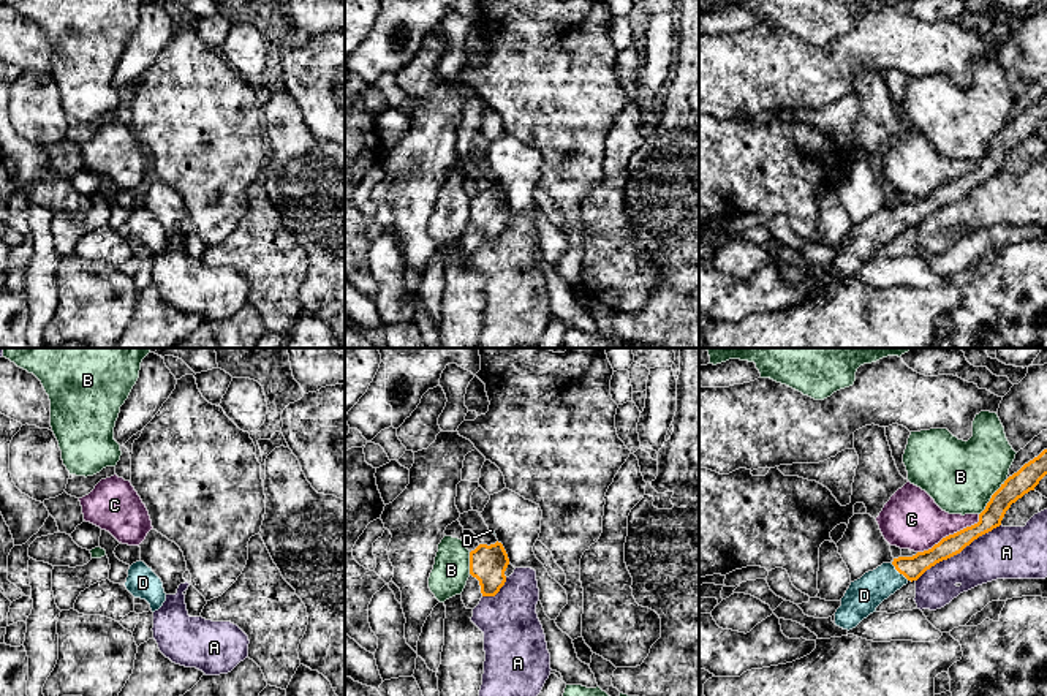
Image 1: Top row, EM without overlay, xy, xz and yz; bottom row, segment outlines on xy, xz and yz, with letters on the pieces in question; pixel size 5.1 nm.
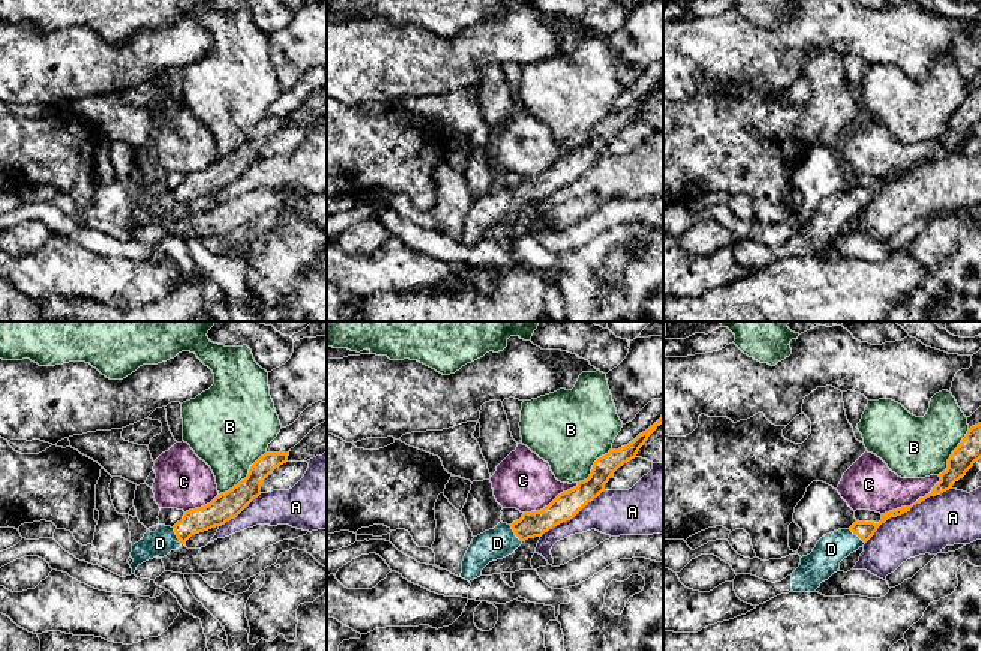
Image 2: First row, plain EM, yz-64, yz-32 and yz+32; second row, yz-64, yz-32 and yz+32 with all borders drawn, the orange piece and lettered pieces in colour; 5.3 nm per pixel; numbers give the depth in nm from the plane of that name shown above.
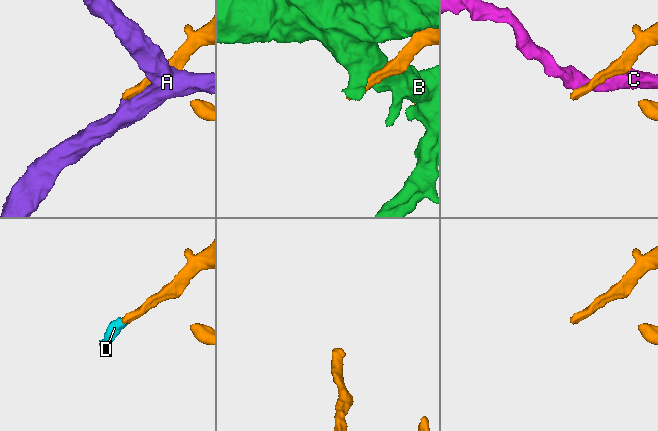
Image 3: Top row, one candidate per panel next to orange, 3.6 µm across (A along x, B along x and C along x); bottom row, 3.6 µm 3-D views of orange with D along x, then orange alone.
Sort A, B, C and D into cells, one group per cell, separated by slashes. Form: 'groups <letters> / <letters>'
groups A / B / C / D

